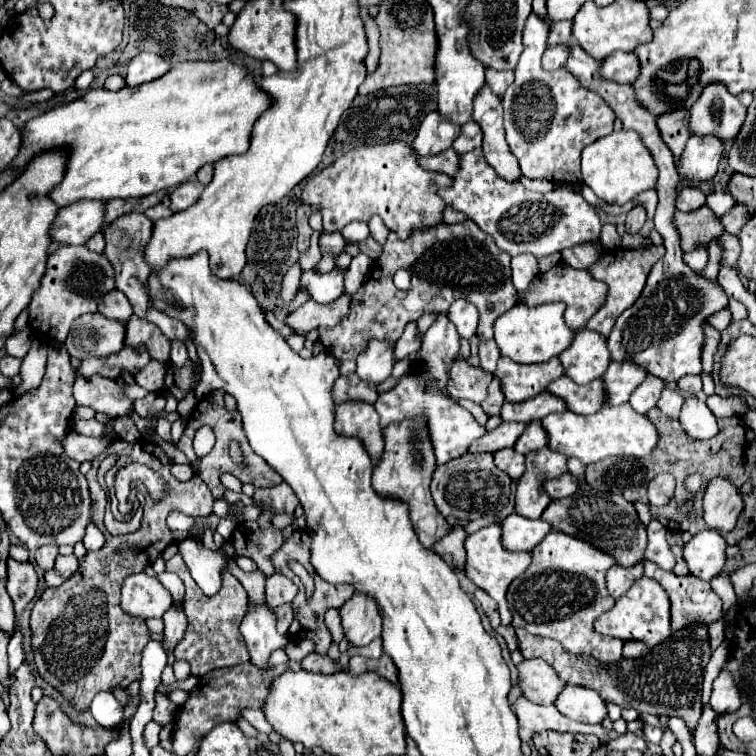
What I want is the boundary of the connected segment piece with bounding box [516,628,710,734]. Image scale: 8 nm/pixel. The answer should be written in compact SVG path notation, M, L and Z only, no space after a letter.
M516 628L520 652L524 658L542 658L546 660L558 674L558 678L566 684L580 684L596 690L604 700L618 704L620 708L634 708L640 714L656 714L656 716L680 716L686 720L688 730L694 734L700 710L700 694L702 694L702 674L710 660L710 638L708 628L684 628L684 632L672 634L660 648L652 648L650 656L642 656L636 660L624 658L616 668L604 668L596 664L590 656L572 656L556 644L552 638L534 636L524 632L524 628Z

